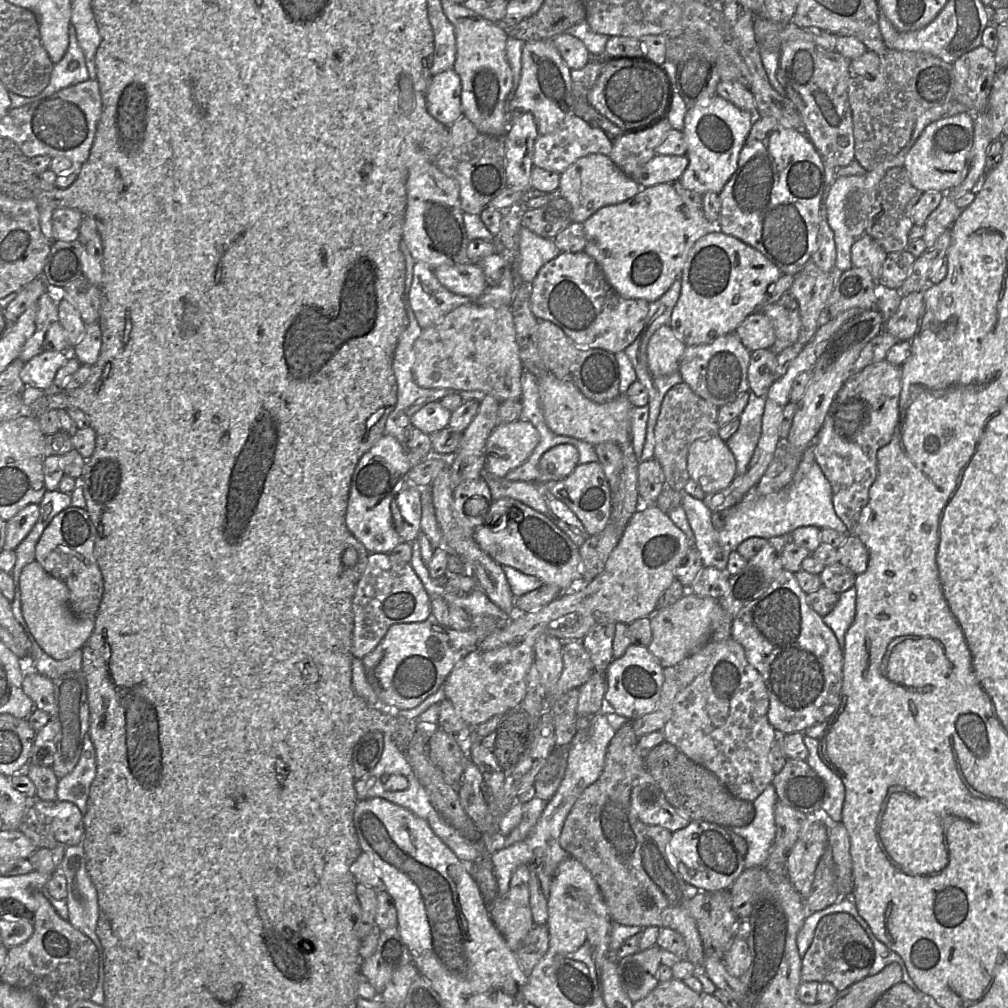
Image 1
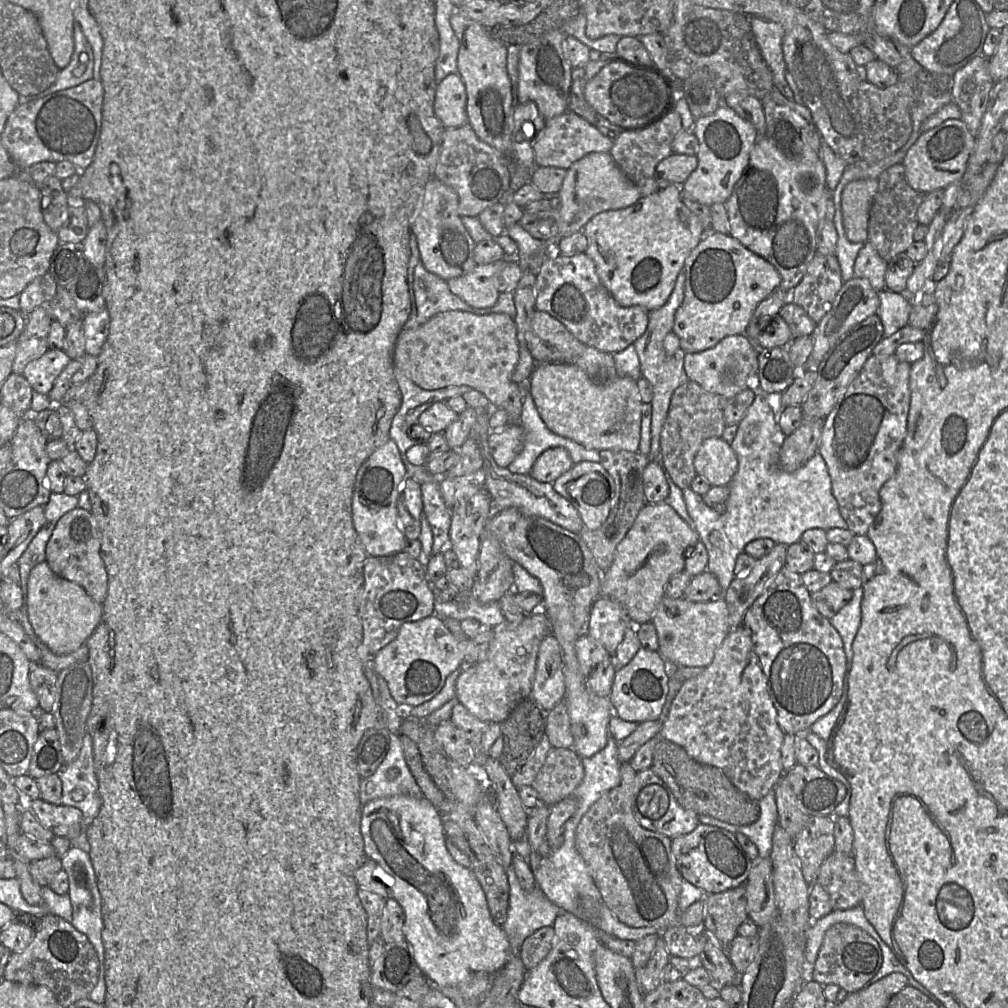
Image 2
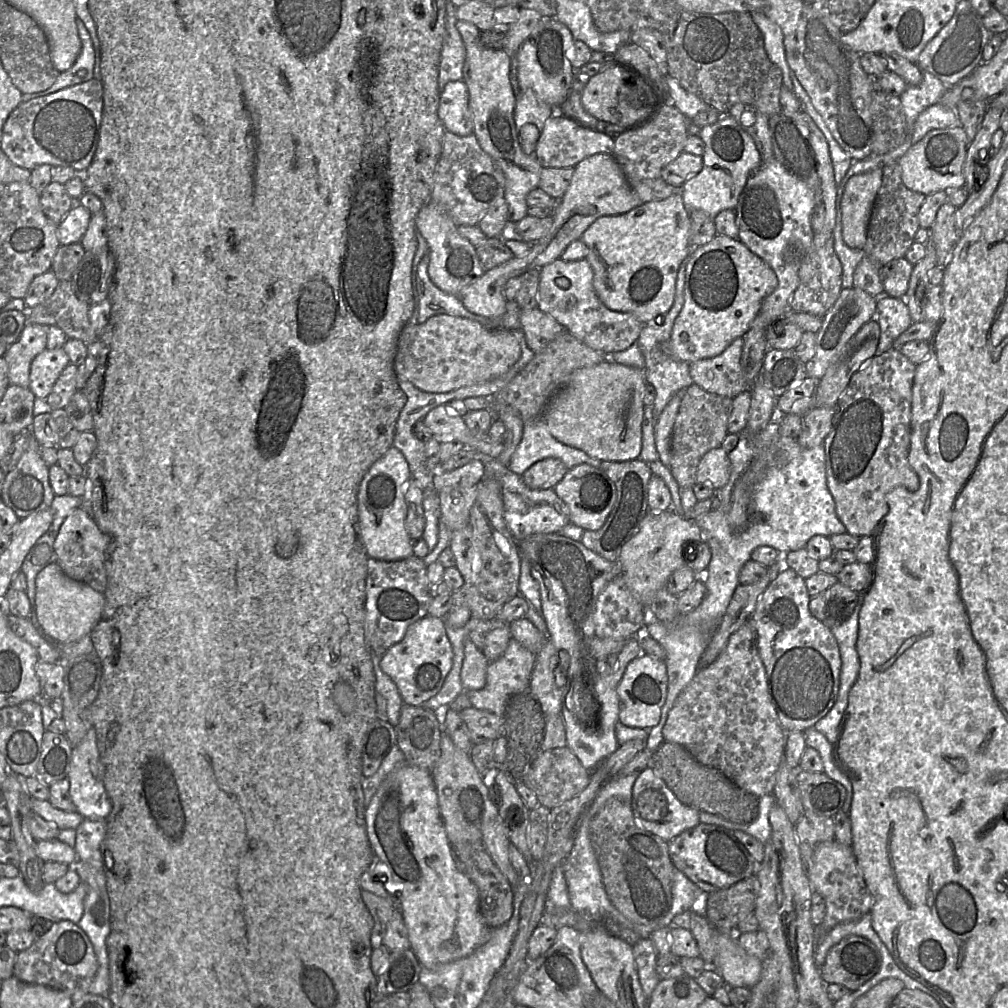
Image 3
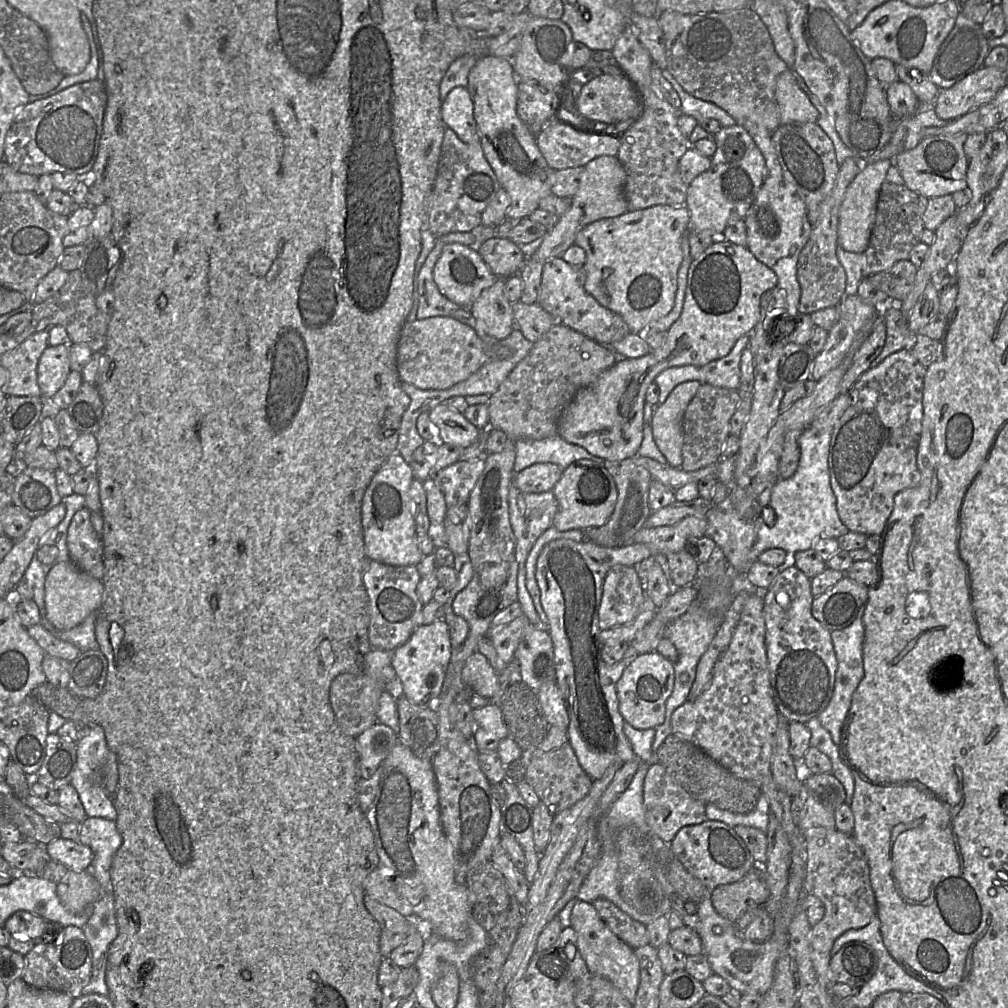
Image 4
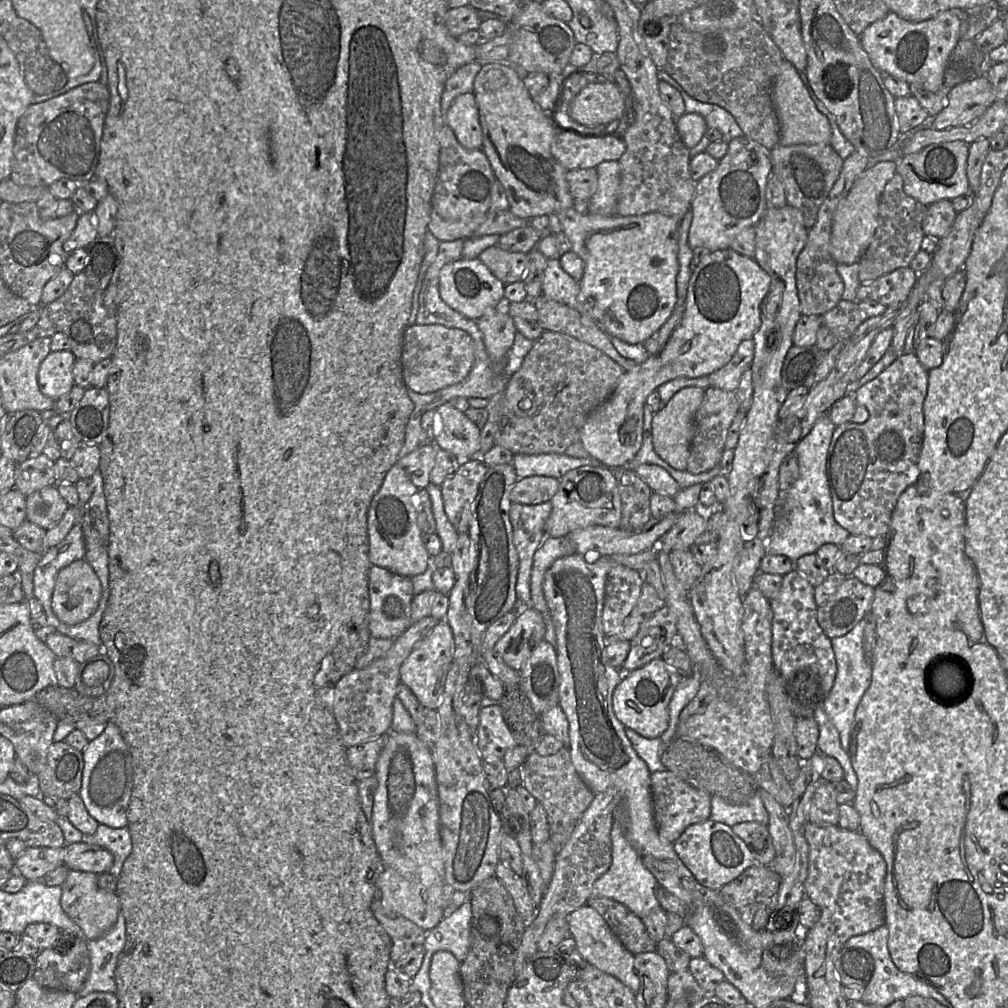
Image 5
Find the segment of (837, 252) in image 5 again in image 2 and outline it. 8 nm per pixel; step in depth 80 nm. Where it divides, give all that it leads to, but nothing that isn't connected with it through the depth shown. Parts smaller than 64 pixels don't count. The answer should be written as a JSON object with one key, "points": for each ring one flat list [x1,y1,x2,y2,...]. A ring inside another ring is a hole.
{"points":[[865,178,849,182,841,195,841,209,846,237,854,243,865,243,868,222,878,179]]}

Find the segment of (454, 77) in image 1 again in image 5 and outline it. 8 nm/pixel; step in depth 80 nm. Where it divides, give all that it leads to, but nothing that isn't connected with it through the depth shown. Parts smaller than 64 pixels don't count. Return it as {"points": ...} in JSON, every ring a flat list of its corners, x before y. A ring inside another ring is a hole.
{"points":[[472,93,455,98,445,115,445,122,463,147,471,150,482,149,483,132,477,103]]}

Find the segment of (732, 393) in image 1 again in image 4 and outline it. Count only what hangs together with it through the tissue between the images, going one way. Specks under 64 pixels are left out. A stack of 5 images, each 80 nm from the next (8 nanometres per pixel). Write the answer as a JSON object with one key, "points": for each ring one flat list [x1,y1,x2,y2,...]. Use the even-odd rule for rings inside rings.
{"points":[[744,335,737,340,727,356,699,367,703,373,702,384,738,390,741,383,741,357,744,349,749,345,750,337,749,335]]}

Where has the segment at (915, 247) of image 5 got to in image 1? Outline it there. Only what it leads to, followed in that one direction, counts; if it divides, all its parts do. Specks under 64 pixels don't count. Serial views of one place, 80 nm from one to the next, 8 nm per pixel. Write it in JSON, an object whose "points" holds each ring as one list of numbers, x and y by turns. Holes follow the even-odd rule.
{"points":[[904,166,889,169,877,184,875,198,867,218,865,232,889,254,907,248,913,227,912,209,923,192,914,187]]}

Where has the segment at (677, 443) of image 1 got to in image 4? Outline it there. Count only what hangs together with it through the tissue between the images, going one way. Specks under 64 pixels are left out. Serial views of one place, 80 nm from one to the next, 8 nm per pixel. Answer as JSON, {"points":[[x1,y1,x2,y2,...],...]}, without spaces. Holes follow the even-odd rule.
{"points":[[701,384,684,413,683,430,683,471,693,472,718,463,722,457,725,442,730,435,730,420,741,400,738,390,718,388]]}

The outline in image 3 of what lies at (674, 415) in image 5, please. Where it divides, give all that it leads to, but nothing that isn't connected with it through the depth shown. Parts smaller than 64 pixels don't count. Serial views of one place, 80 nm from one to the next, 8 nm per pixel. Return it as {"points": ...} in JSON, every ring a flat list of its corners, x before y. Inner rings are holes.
{"points":[[686,388,676,392,654,422,655,442,659,459,668,468,672,430,685,392]]}

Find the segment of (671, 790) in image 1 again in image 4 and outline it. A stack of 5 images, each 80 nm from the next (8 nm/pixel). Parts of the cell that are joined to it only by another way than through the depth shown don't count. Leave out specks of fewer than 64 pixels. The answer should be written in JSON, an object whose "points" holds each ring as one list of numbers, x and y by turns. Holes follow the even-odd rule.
{"points":[[674,734,668,736,655,752,655,760,678,785,705,804,711,803,720,809,740,814,749,813,756,807,761,794,760,783,734,775,701,748,681,737]]}

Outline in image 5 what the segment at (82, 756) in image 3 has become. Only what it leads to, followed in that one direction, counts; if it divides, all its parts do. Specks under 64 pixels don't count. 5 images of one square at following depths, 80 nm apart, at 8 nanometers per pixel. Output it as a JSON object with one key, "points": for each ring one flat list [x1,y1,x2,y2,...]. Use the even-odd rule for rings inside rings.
{"points":[[108,722,104,731,89,741,81,752,84,766,79,795,88,813,100,824,126,827,126,811,134,785,134,758,120,729,115,723]]}

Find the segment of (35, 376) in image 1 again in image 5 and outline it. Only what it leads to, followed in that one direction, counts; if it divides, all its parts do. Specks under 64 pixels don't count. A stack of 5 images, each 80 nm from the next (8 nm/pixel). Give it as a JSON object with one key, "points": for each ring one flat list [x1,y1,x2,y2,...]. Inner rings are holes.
{"points":[[70,349,53,351,41,362,37,378,41,392,53,400,69,392,73,387,73,365,76,360]]}

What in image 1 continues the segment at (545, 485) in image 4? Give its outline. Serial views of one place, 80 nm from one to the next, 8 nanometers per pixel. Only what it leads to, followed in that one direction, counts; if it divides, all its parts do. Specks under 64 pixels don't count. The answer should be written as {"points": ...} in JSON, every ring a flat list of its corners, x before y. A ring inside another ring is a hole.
{"points":[[559,444,540,458,541,482,555,482,569,476,578,465,579,453,571,444]]}

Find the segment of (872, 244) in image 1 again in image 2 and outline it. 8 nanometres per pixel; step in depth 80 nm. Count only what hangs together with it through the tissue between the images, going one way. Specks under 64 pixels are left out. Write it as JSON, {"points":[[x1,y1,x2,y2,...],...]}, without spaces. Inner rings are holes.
{"points":[[867,241,859,250,854,262,854,277,867,279,877,292,885,289,885,271,887,262,881,258,875,248]]}

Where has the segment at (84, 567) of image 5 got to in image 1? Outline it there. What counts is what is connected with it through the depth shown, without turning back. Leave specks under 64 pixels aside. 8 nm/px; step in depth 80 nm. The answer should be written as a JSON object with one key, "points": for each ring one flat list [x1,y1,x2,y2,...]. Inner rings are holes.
{"points":[[33,561,21,571,19,578,21,609,27,627,39,647,51,658,63,660,82,649,94,628,93,618,79,618,68,608,69,591,60,580,50,576]]}

